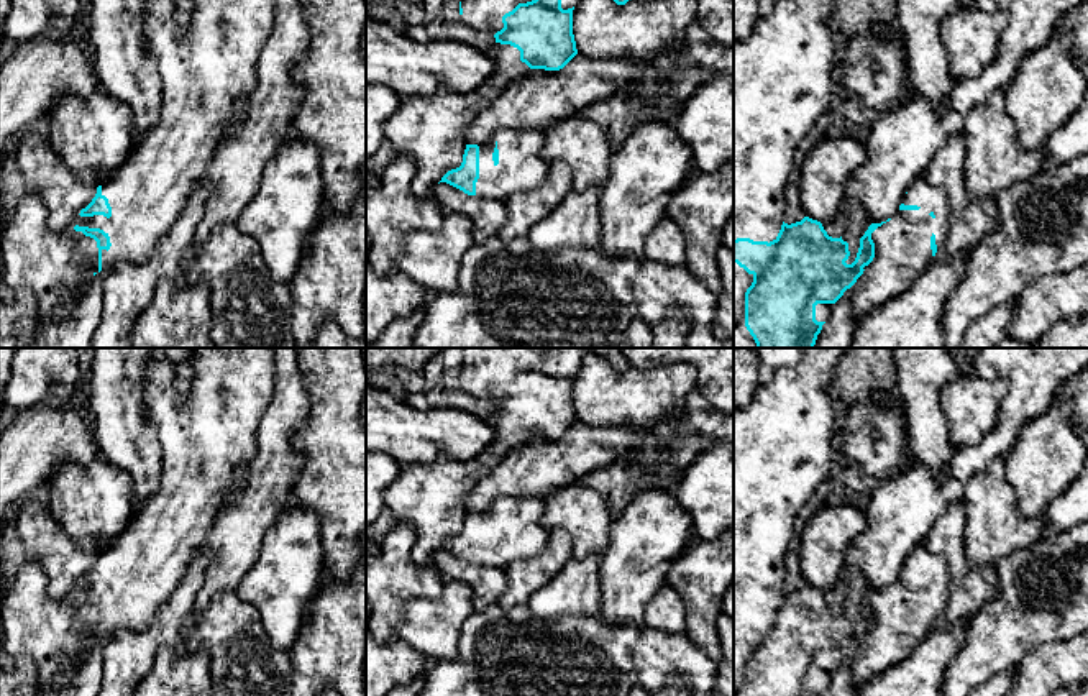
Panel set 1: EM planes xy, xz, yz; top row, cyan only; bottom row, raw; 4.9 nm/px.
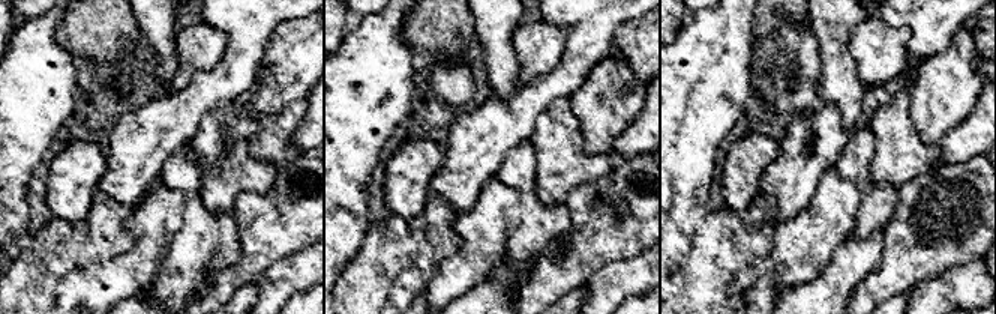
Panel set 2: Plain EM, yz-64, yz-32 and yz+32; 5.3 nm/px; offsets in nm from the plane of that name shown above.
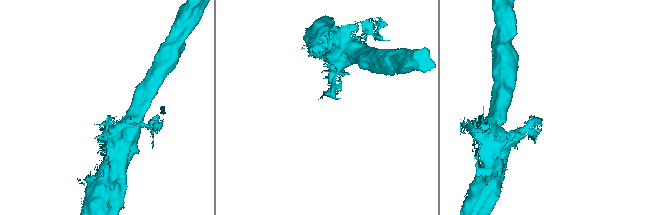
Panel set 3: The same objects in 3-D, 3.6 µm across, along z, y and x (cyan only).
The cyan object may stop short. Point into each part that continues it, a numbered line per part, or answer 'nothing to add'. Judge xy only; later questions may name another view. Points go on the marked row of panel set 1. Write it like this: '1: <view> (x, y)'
1: xy (64, 192)

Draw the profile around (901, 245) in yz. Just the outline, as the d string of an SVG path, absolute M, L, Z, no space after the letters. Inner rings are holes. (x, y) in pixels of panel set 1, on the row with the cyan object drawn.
M922 174L909 185L903 204L919 208L899 210L871 233L875 258L863 268L857 282L847 289L857 322L916 282L932 258L932 235L937 248L945 240L950 202L942 187L929 184Z

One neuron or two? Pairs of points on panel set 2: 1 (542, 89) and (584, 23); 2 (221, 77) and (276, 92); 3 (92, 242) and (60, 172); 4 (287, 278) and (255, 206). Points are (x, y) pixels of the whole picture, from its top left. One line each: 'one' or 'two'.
1: one
2: two
3: two
4: two

